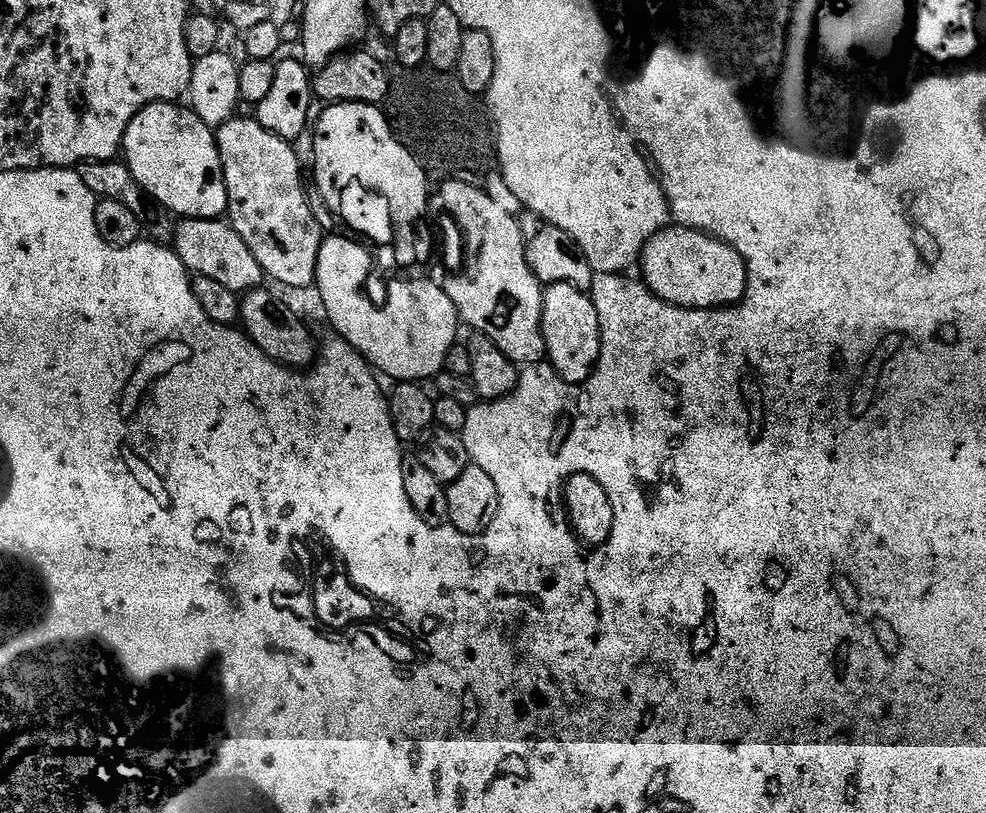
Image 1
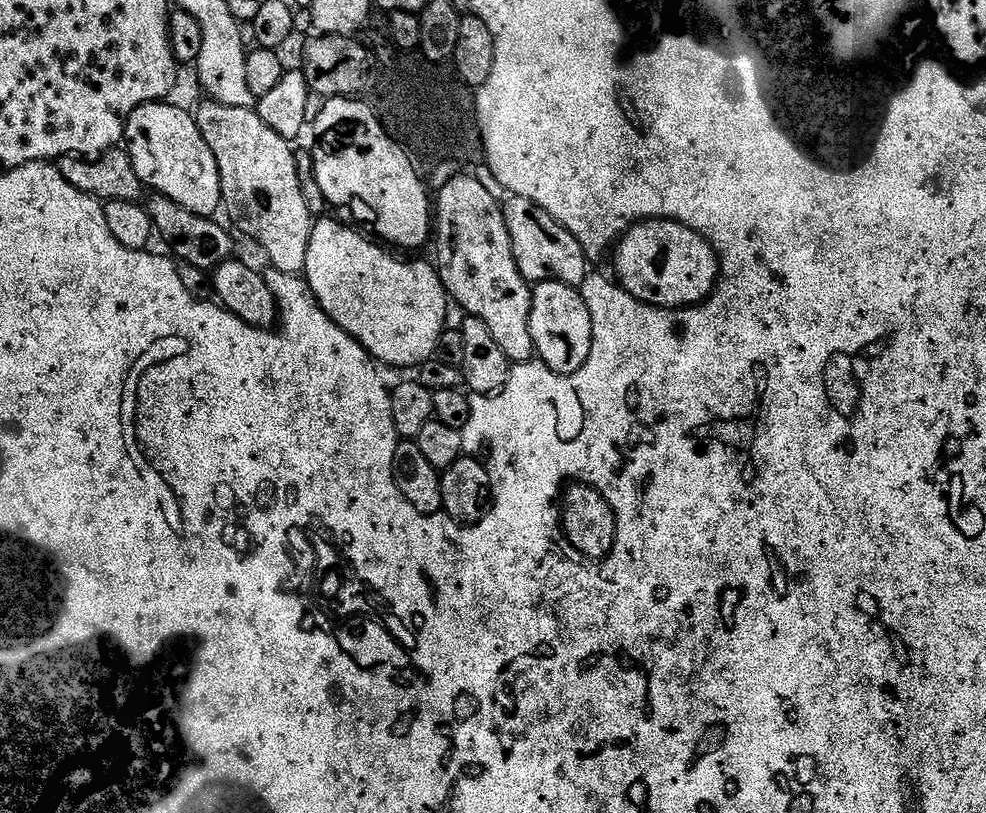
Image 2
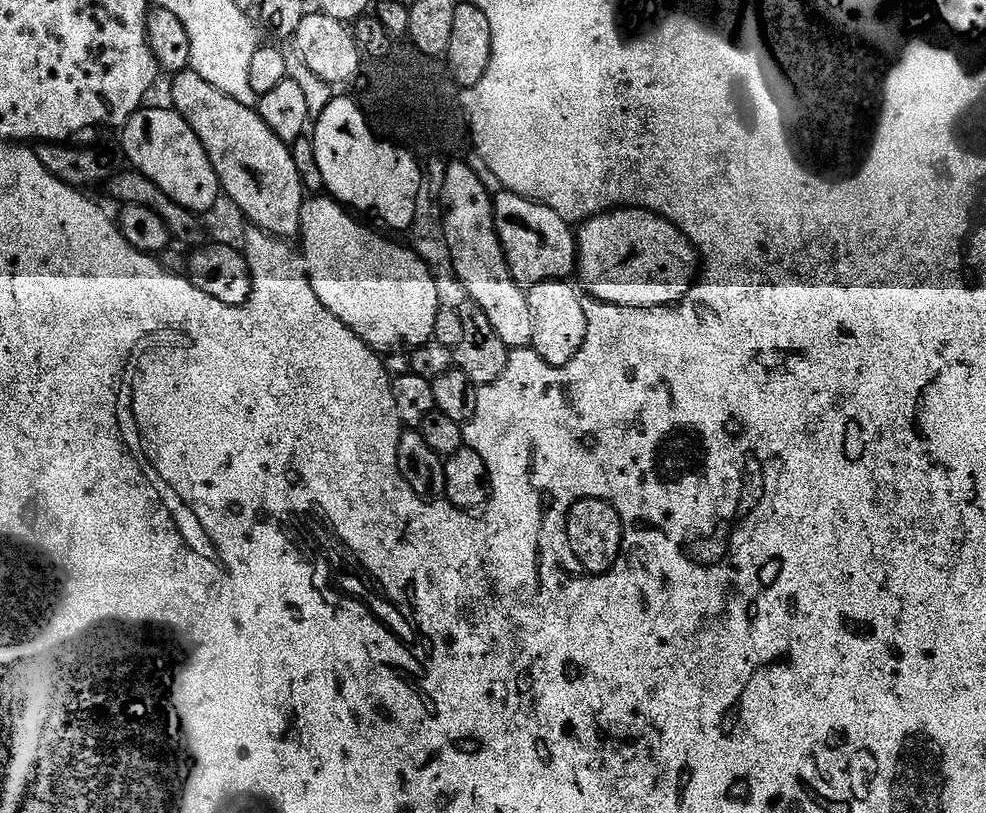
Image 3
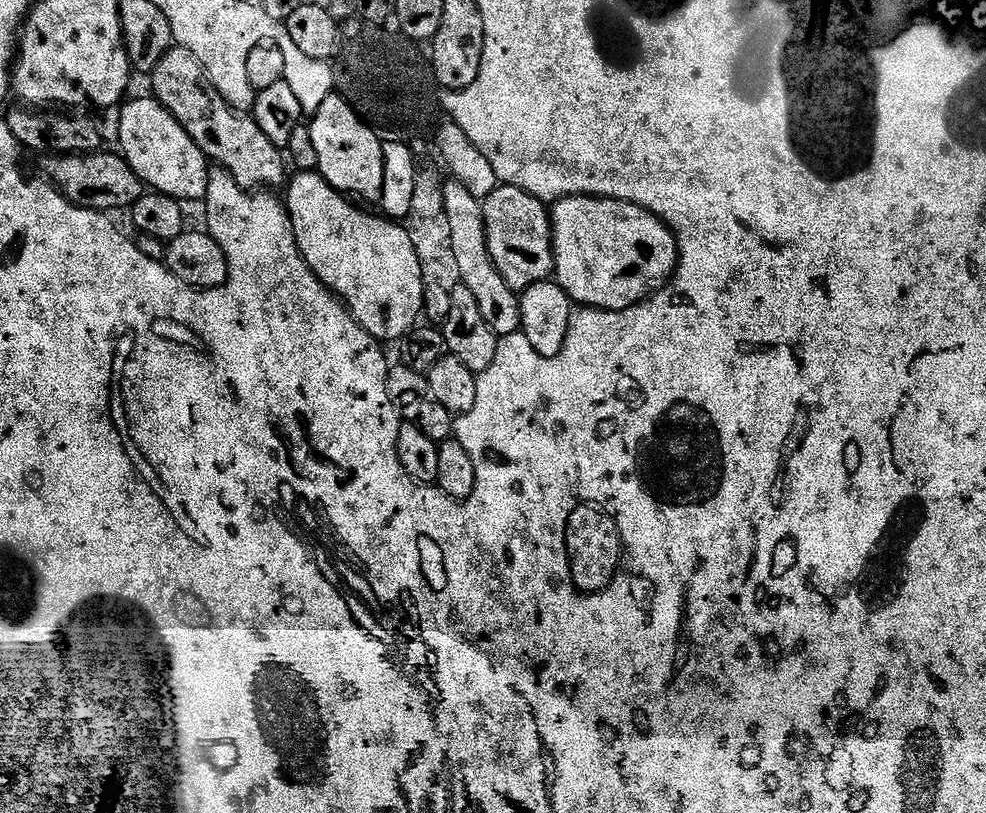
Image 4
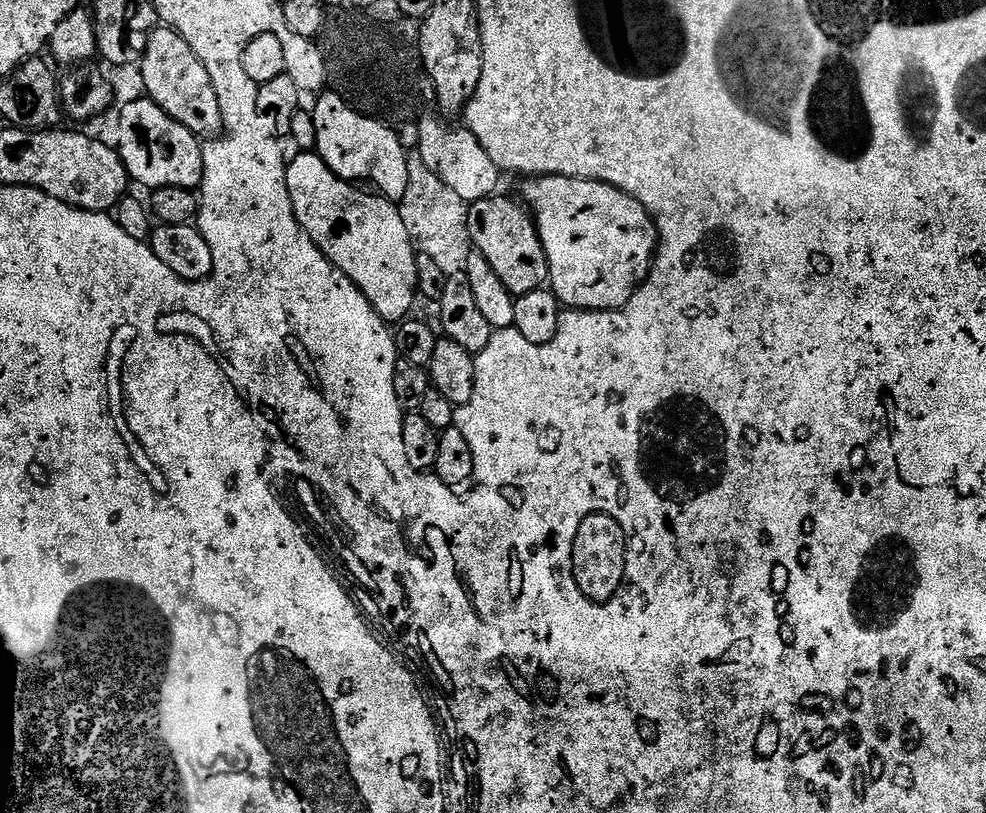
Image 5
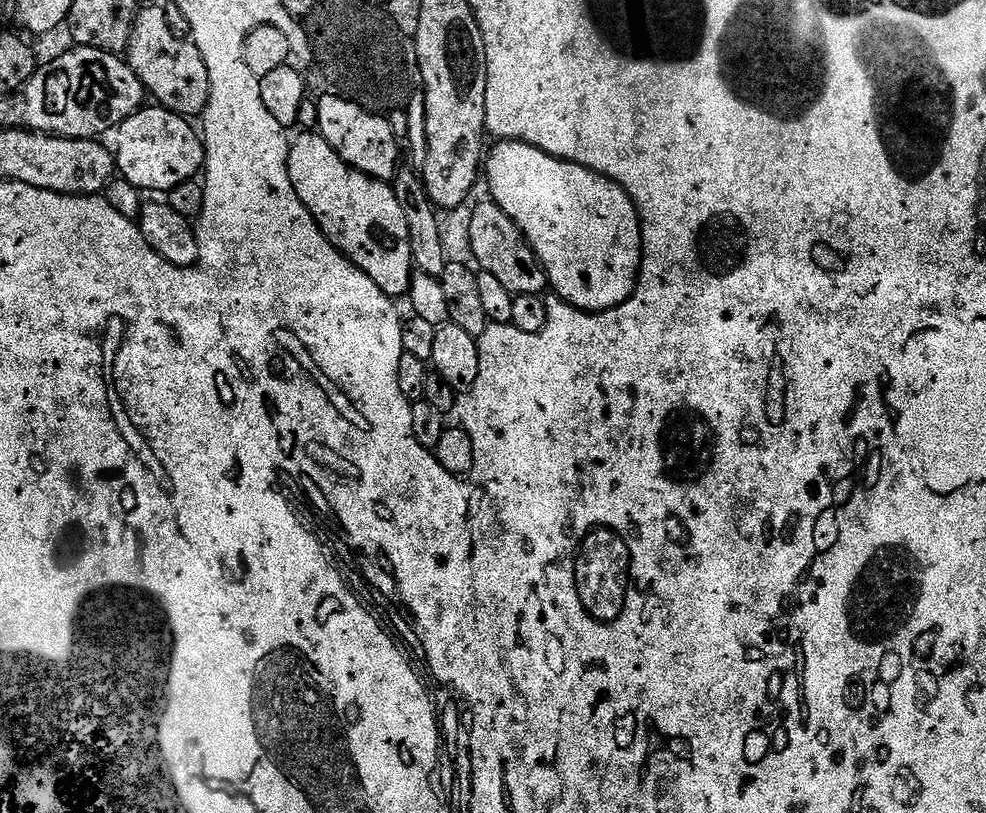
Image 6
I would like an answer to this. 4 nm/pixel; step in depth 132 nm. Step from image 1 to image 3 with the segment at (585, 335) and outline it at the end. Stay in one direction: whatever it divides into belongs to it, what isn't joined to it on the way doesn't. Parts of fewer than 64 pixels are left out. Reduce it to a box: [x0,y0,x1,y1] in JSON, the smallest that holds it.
[527,280,588,368]

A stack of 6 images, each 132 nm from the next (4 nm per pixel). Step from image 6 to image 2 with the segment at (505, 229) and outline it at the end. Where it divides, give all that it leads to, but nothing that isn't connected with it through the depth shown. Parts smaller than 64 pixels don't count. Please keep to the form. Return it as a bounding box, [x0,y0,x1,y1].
[503,194,589,289]

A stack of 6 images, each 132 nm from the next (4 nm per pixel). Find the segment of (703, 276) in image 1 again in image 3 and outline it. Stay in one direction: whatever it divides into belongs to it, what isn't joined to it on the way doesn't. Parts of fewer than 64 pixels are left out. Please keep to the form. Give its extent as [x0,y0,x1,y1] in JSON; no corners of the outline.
[574,206,698,308]

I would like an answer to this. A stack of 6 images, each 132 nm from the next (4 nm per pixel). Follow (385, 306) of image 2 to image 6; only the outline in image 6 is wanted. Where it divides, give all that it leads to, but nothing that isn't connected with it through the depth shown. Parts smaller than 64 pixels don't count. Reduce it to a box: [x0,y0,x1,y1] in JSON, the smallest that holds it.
[288,132,414,297]

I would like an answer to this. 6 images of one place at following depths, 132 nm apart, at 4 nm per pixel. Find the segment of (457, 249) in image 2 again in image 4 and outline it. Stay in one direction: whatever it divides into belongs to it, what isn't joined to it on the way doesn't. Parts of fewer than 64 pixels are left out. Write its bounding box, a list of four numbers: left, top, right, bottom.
[444,178,520,337]

